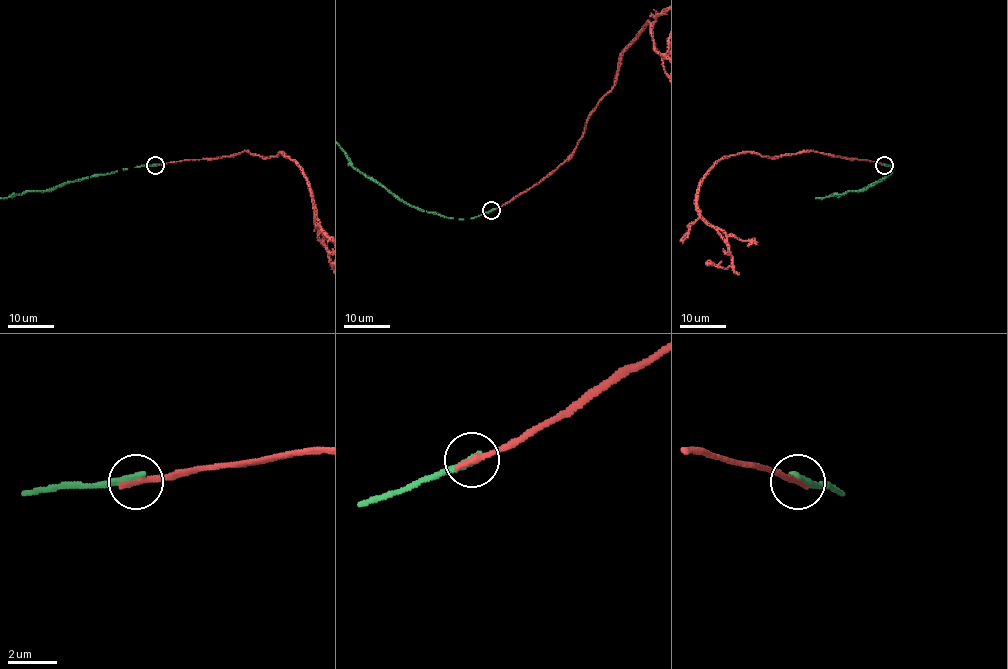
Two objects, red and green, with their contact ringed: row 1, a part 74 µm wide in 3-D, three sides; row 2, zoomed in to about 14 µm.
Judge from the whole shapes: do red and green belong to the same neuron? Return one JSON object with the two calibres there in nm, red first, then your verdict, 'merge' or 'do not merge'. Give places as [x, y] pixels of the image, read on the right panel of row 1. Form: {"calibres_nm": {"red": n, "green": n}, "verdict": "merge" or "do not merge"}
{"calibres_nm": {"red": 280, "green": 320}, "verdict": "do not merge"}

